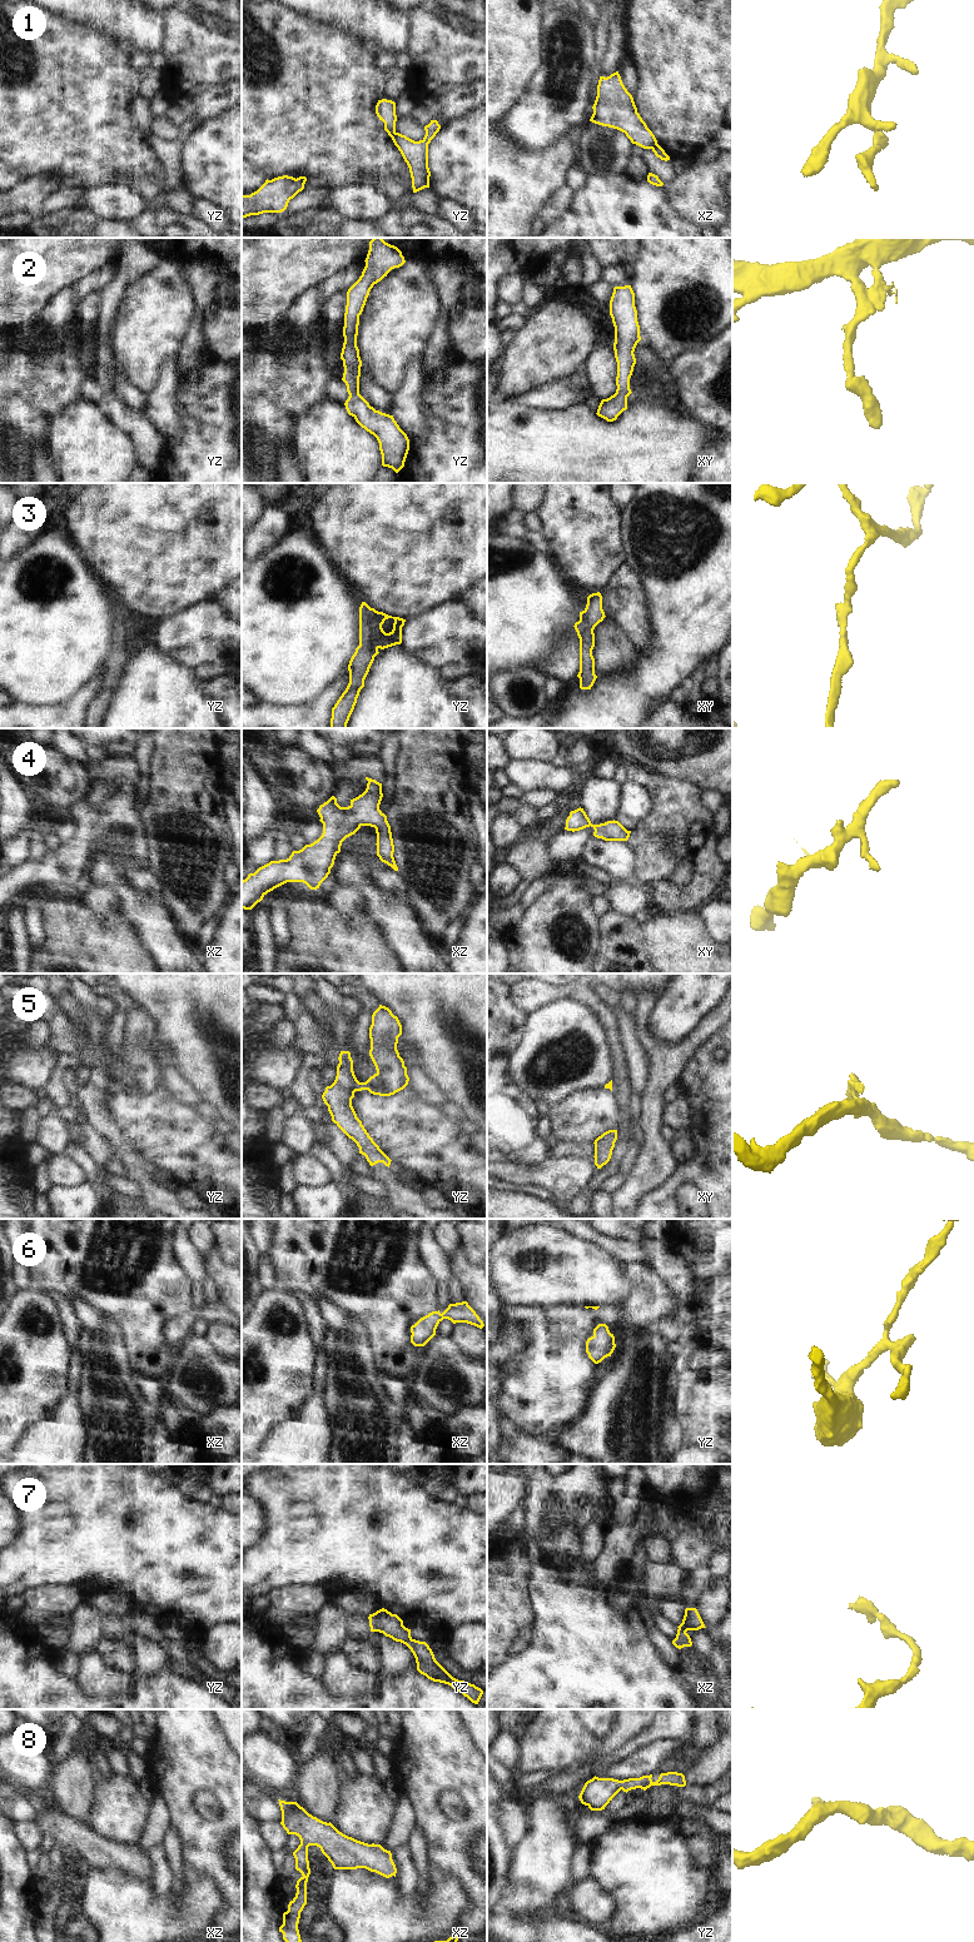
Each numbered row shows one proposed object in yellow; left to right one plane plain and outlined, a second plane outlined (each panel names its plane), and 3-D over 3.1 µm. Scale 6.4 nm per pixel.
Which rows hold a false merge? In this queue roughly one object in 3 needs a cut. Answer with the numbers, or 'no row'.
1, 5

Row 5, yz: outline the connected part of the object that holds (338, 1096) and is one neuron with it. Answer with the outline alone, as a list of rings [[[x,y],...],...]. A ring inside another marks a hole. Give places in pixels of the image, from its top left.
[[[341,1051],[338,1060],[336,1080],[322,1095],[332,1121],[357,1144],[359,1154],[366,1156],[371,1166],[383,1162],[389,1167],[392,1160],[369,1136],[352,1106],[354,1092],[366,1090],[367,1084],[357,1080],[349,1051]]]

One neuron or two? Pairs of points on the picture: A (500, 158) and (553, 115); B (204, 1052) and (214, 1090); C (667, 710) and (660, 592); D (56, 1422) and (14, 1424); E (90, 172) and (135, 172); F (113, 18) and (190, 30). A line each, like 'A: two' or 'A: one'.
A: two
B: one
C: two
D: two
E: one
F: two

